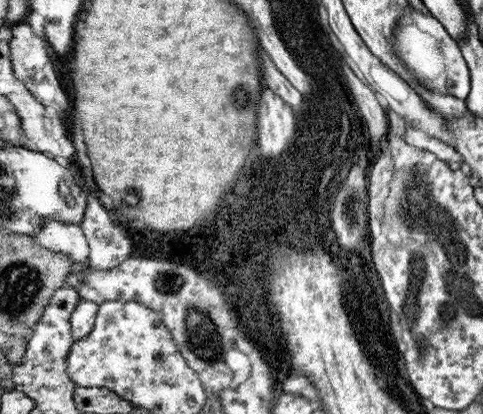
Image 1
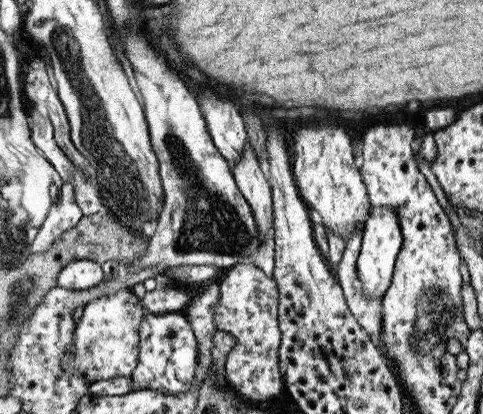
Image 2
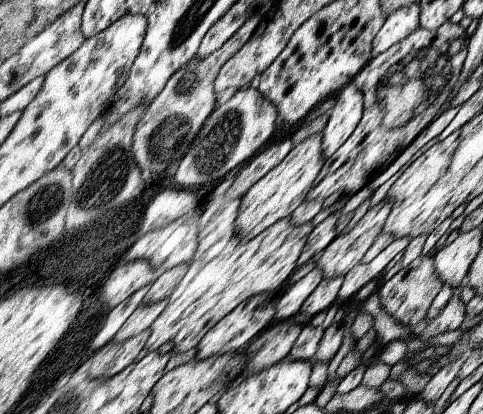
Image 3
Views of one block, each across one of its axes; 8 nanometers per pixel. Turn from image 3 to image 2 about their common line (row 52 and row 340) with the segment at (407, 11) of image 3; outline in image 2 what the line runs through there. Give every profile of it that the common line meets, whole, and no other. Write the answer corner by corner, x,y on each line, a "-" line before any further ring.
363,226
355,228
355,232
351,234
351,238
345,240
345,250
343,256
333,272
337,284
343,288
343,296
347,300
347,306
351,308
351,314
355,314
355,318
359,318
359,326
363,326
363,330
367,330
367,336
371,336
371,340
379,346
383,346
383,326
381,326
381,304
383,304
383,296
377,300
369,300
363,296
361,292
361,282
357,280
357,272
355,272
355,260
359,256
359,246
361,246
361,236
363,236

